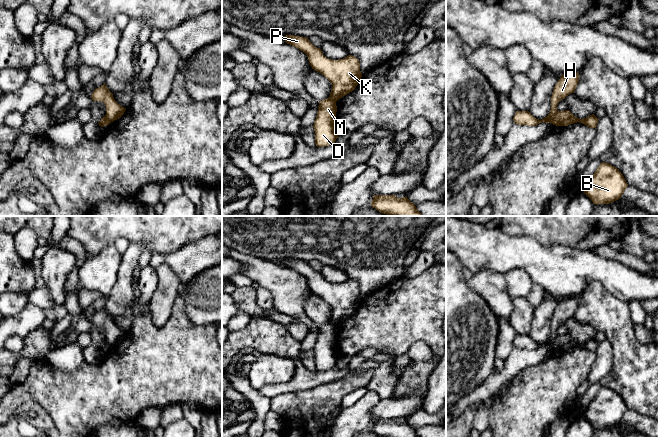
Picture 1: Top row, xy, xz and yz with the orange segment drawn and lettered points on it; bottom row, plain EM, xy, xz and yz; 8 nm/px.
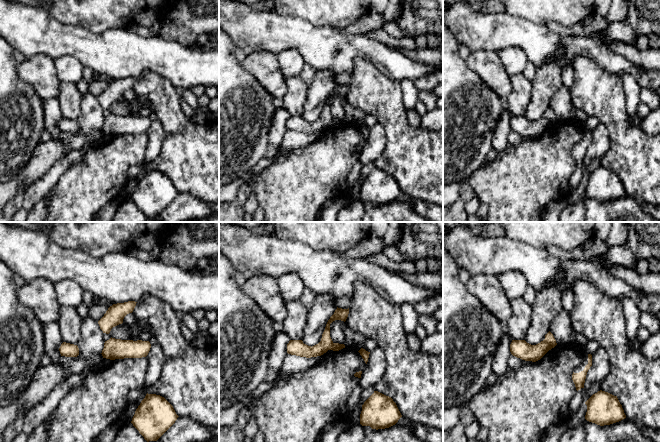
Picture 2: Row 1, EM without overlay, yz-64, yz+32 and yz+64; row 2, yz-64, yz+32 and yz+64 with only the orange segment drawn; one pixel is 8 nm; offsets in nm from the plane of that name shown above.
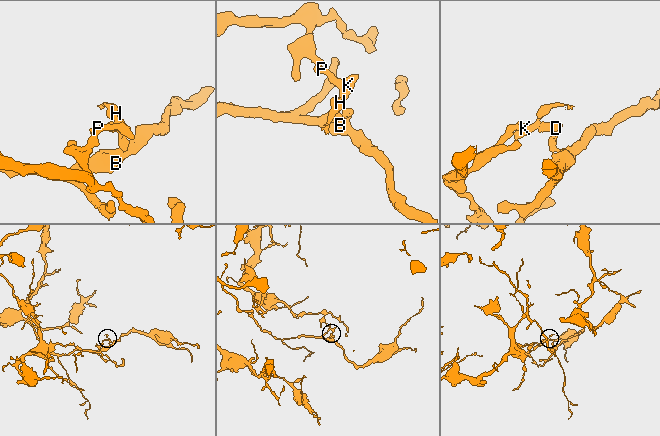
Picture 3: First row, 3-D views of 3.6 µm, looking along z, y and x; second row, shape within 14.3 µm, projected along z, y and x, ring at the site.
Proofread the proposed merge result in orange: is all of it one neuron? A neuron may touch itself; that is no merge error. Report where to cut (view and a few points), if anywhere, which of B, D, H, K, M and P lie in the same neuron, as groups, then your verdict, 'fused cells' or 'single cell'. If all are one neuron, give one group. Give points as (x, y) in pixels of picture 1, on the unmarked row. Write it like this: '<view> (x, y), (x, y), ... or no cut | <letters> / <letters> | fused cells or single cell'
yz (559, 335), (551, 346) | B D M / H K P | fused cells

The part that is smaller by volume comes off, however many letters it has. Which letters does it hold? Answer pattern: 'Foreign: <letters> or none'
Foreign: B, D, M

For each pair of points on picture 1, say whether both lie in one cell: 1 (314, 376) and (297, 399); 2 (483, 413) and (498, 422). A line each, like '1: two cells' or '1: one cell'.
1: two cells
2: two cells

